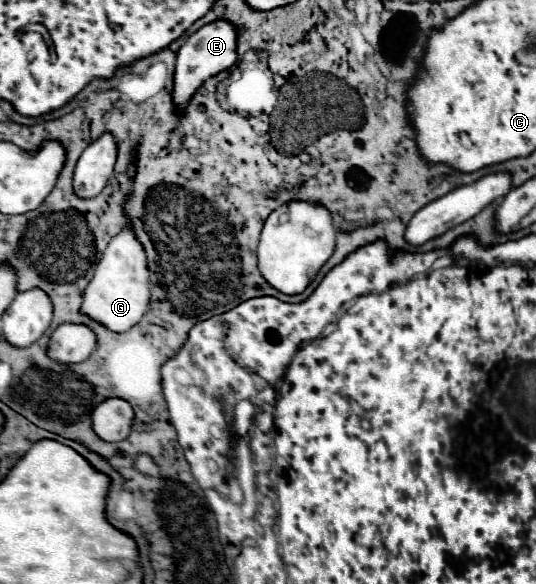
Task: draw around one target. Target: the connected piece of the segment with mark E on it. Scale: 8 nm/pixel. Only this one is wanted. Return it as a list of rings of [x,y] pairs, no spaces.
[[[215,21],[193,33],[183,47],[177,53],[177,65],[175,65],[175,75],[173,75],[173,105],[175,113],[181,117],[183,109],[189,105],[191,97],[197,93],[197,89],[217,73],[229,69],[237,59],[237,33],[235,27],[229,21]]]

